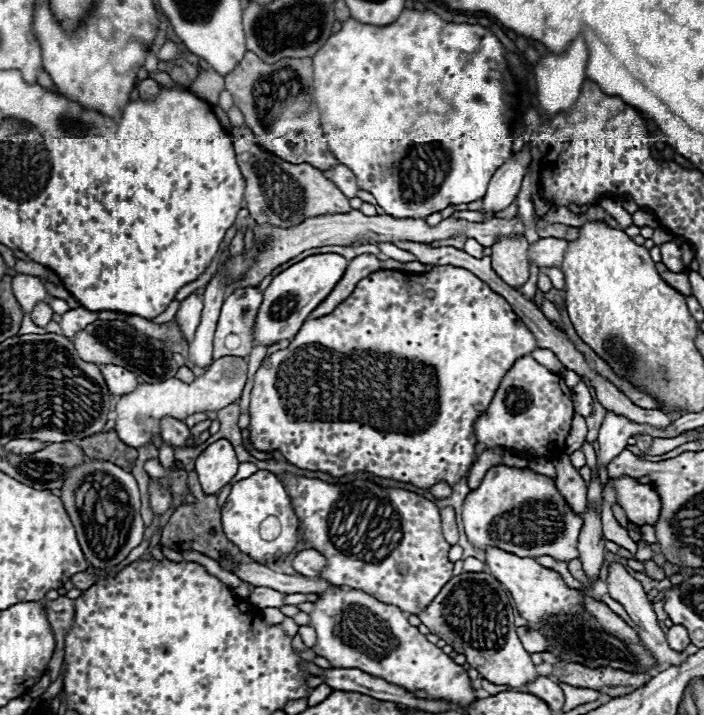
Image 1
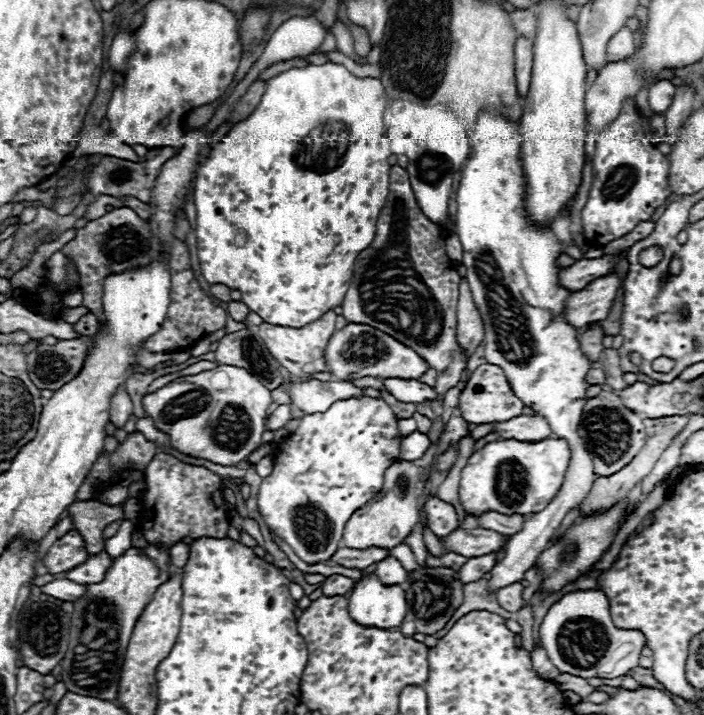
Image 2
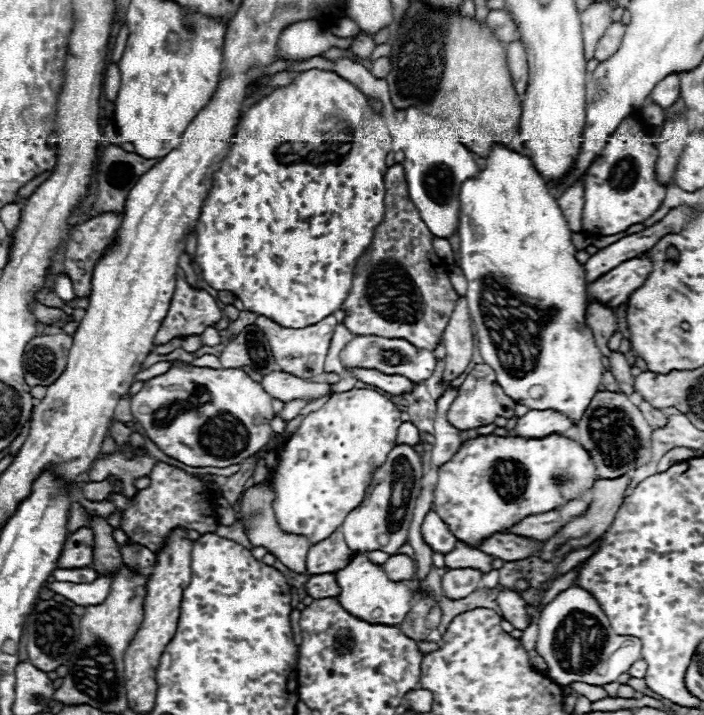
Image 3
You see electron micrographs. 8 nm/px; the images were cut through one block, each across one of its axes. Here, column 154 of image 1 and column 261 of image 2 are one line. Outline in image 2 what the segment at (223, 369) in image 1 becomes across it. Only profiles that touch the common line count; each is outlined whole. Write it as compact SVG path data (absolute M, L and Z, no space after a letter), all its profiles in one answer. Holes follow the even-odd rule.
M226 364L194 376L182 376L158 392L144 396L144 408L148 412L146 416L154 420L158 430L170 436L170 444L176 450L194 458L206 458L216 464L236 464L260 446L260 438L264 434L264 418L270 402L270 390L262 386L248 370Z

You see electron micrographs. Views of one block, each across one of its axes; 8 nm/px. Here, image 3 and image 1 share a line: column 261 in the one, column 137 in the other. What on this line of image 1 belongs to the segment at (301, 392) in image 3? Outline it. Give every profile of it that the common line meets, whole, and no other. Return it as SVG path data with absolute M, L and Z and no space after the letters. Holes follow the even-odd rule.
M98 364L100 372L106 380L106 386L112 394L120 396L124 392L132 392L132 388L136 388L138 380L134 376L134 372L130 372L124 366L116 366L116 364Z

